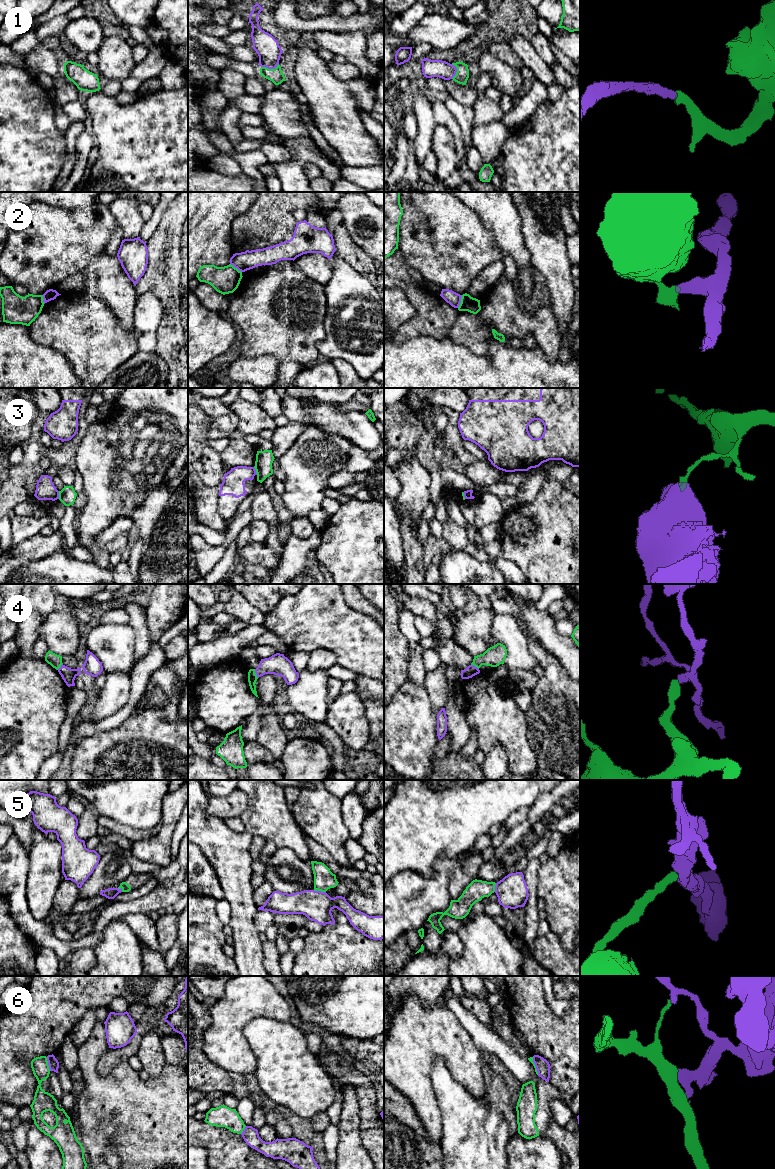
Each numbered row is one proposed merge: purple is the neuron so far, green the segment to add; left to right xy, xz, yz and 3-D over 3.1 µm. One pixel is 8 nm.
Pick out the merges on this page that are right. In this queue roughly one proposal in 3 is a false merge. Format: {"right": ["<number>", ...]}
{"right": ["1"]}

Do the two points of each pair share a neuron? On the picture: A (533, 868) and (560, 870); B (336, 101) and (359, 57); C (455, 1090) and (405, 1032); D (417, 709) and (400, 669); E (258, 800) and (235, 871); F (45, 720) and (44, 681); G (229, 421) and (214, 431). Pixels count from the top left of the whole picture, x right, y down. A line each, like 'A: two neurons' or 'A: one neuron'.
A: two neurons
B: two neurons
C: two neurons
D: two neurons
E: two neurons
F: one neuron
G: one neuron

